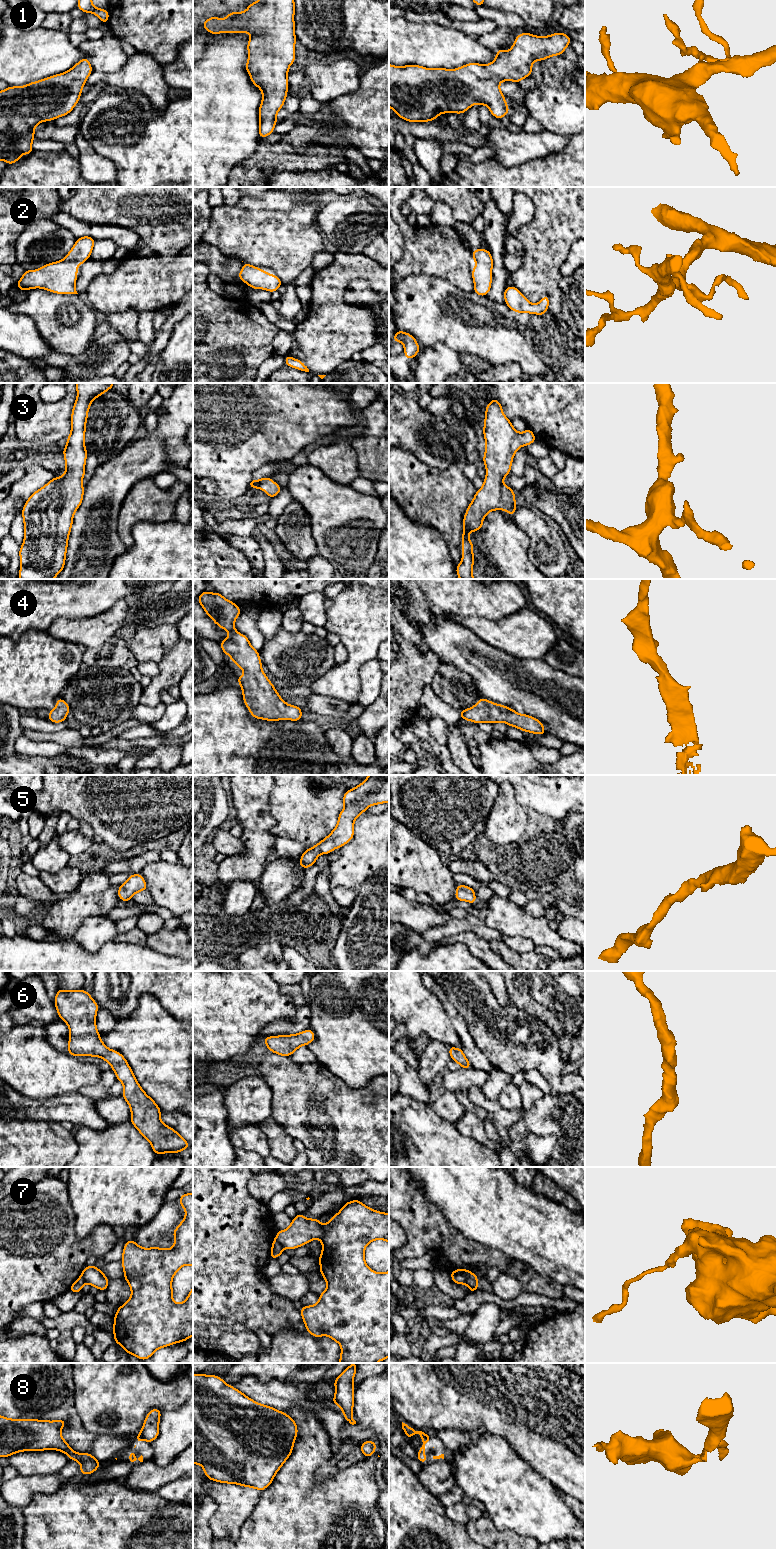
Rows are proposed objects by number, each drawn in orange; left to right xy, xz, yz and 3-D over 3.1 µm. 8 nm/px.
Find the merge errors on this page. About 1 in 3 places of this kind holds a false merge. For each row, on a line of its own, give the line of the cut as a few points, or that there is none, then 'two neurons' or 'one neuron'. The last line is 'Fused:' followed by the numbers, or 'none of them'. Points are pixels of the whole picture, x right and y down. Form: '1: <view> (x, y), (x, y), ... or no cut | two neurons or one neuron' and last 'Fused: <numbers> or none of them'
1: no cut | one neuron
2: no cut | one neuron
3: no cut | one neuron
4: no cut | one neuron
5: no cut | one neuron
6: no cut | one neuron
7: yz (471, 1272), (464, 1282) | two neurons
8: yz (428, 1435), (423, 1439) | two neurons
Fused: 7, 8

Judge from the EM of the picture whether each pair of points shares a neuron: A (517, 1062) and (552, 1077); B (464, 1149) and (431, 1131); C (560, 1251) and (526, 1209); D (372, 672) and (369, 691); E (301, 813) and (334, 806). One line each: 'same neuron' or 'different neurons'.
A: same neuron
B: same neuron
C: same neuron
D: same neuron
E: same neuron

